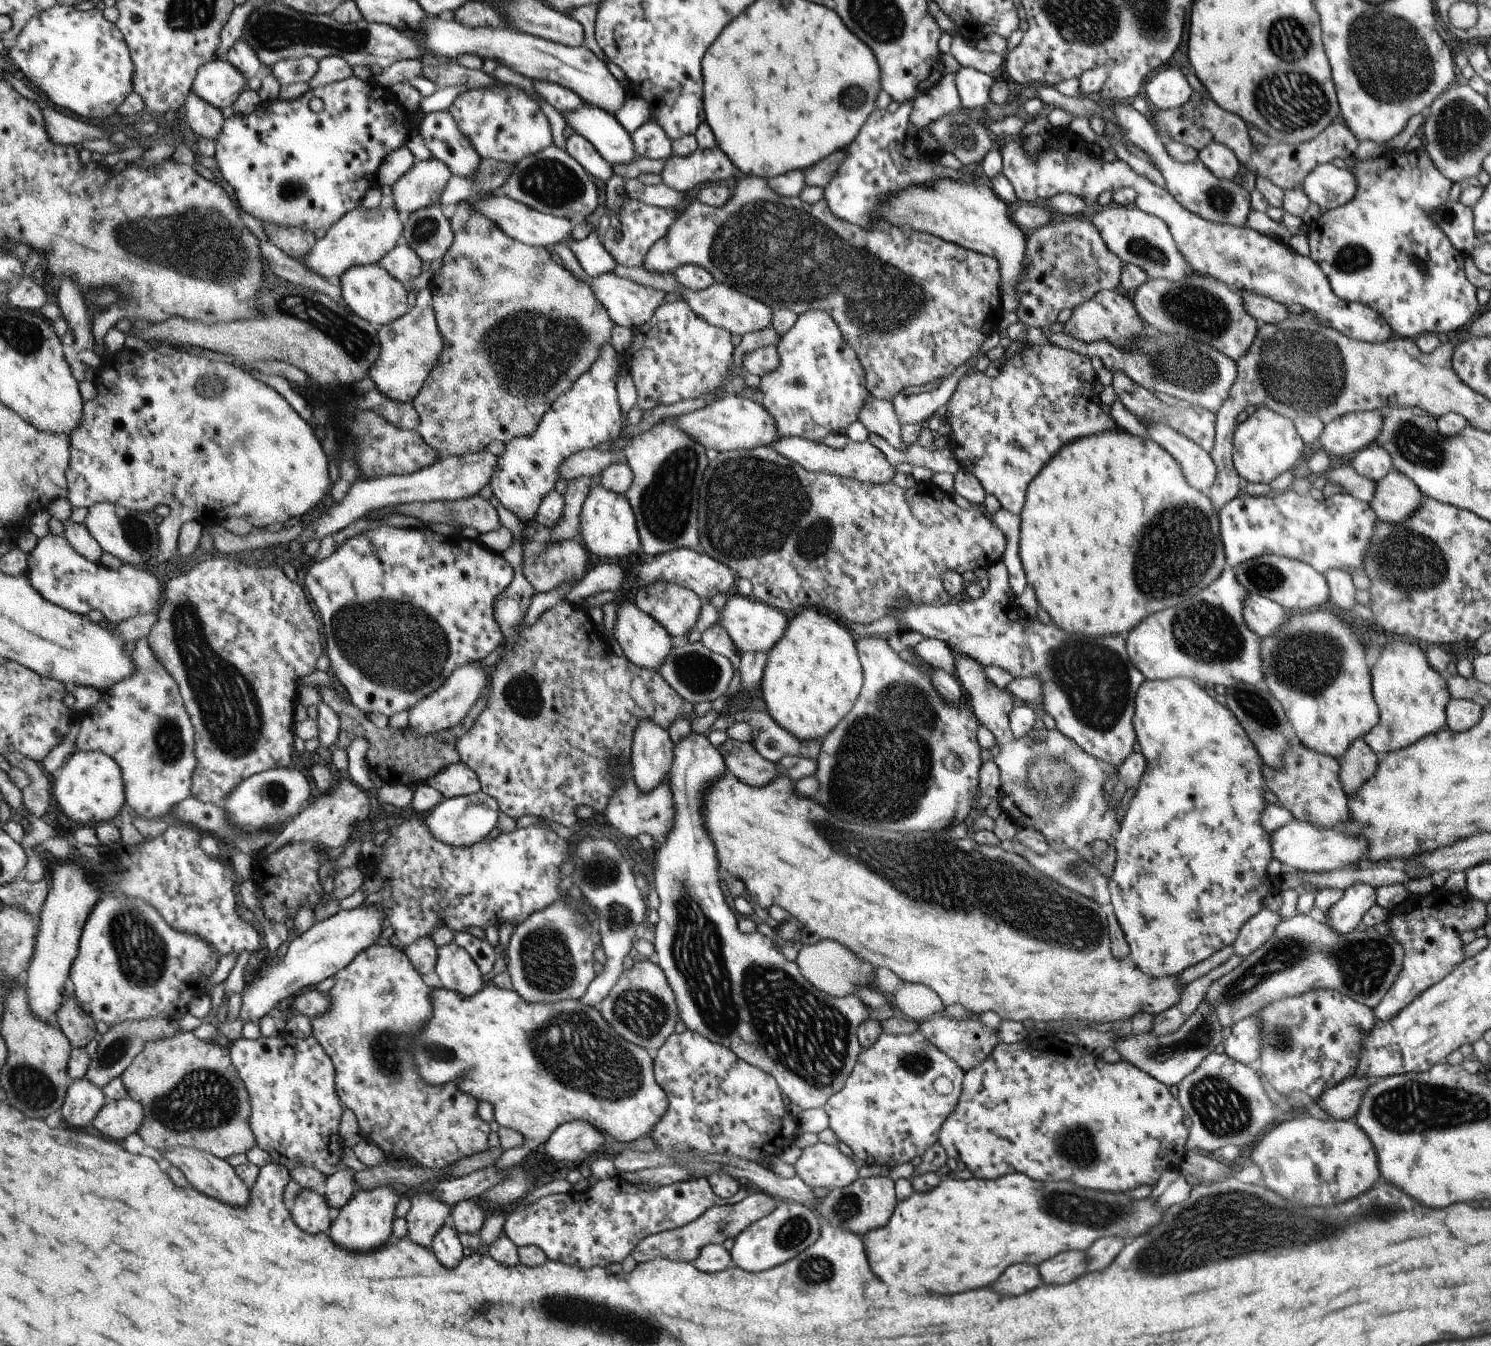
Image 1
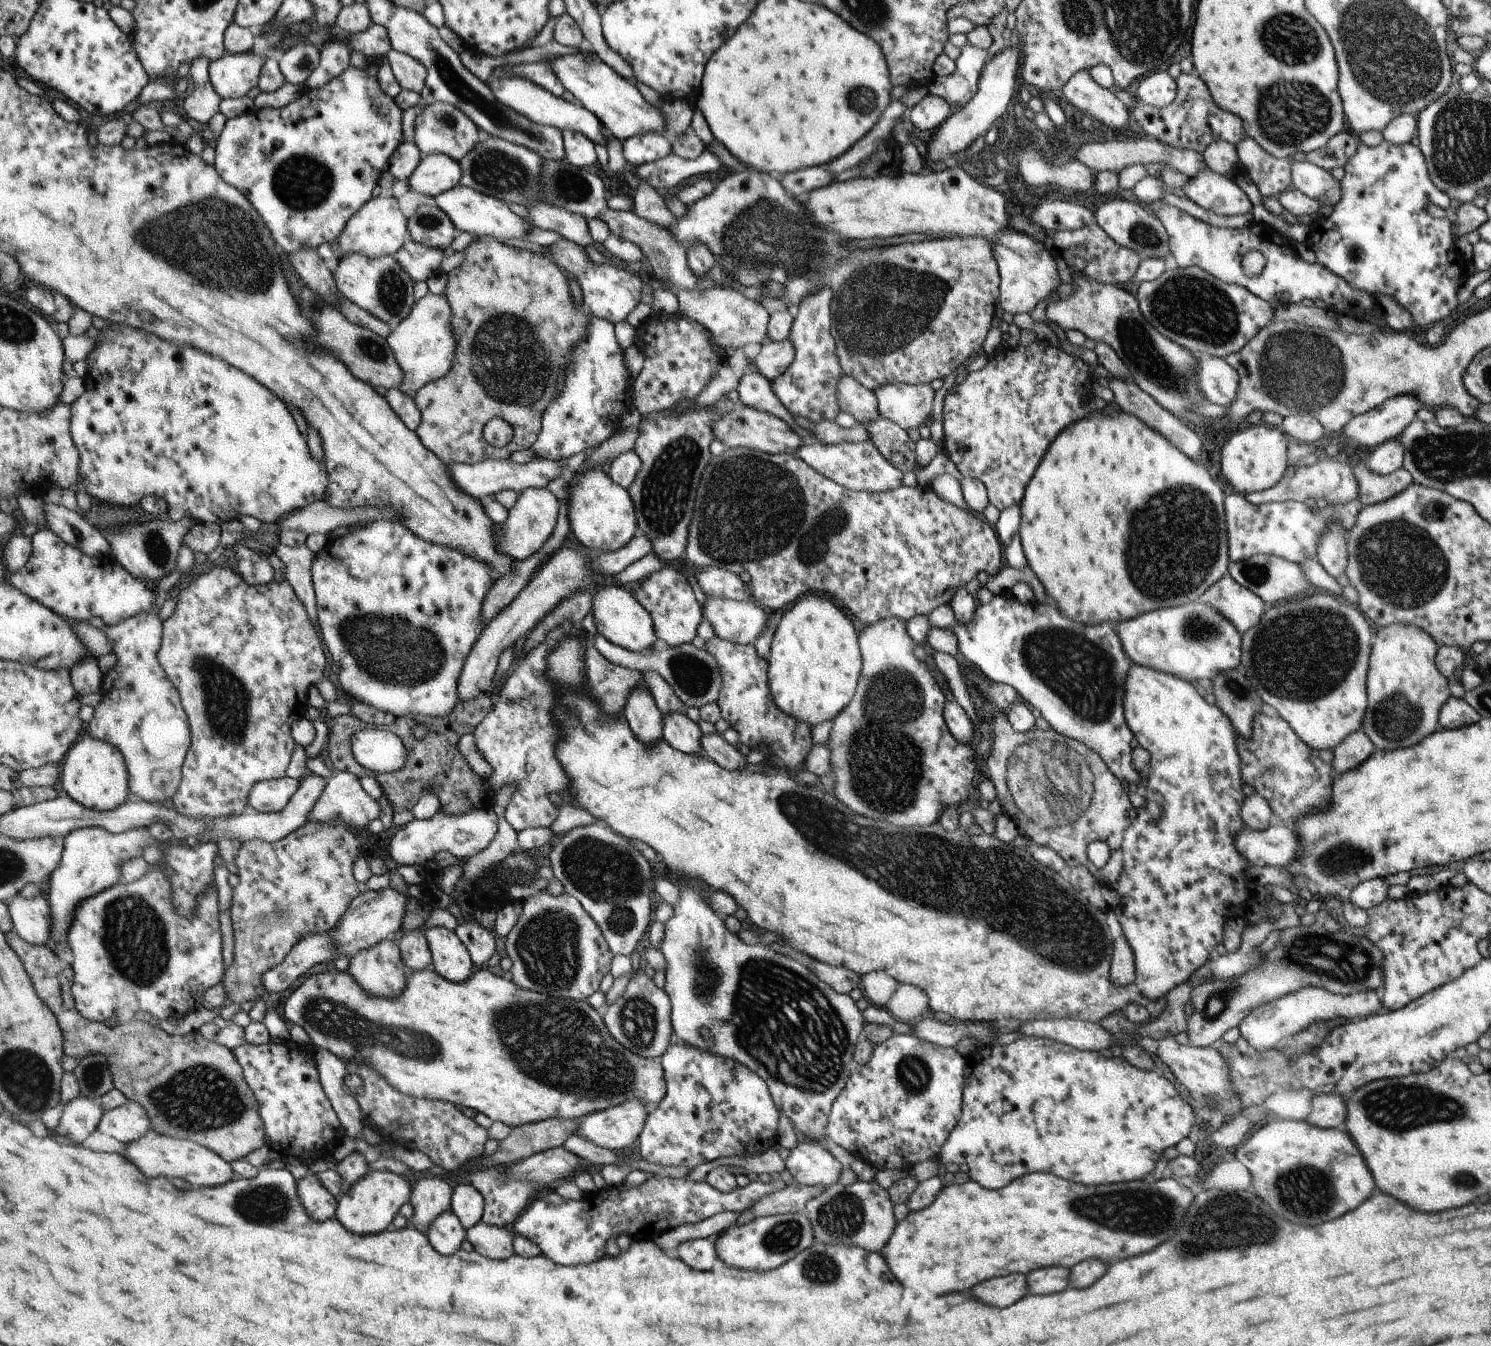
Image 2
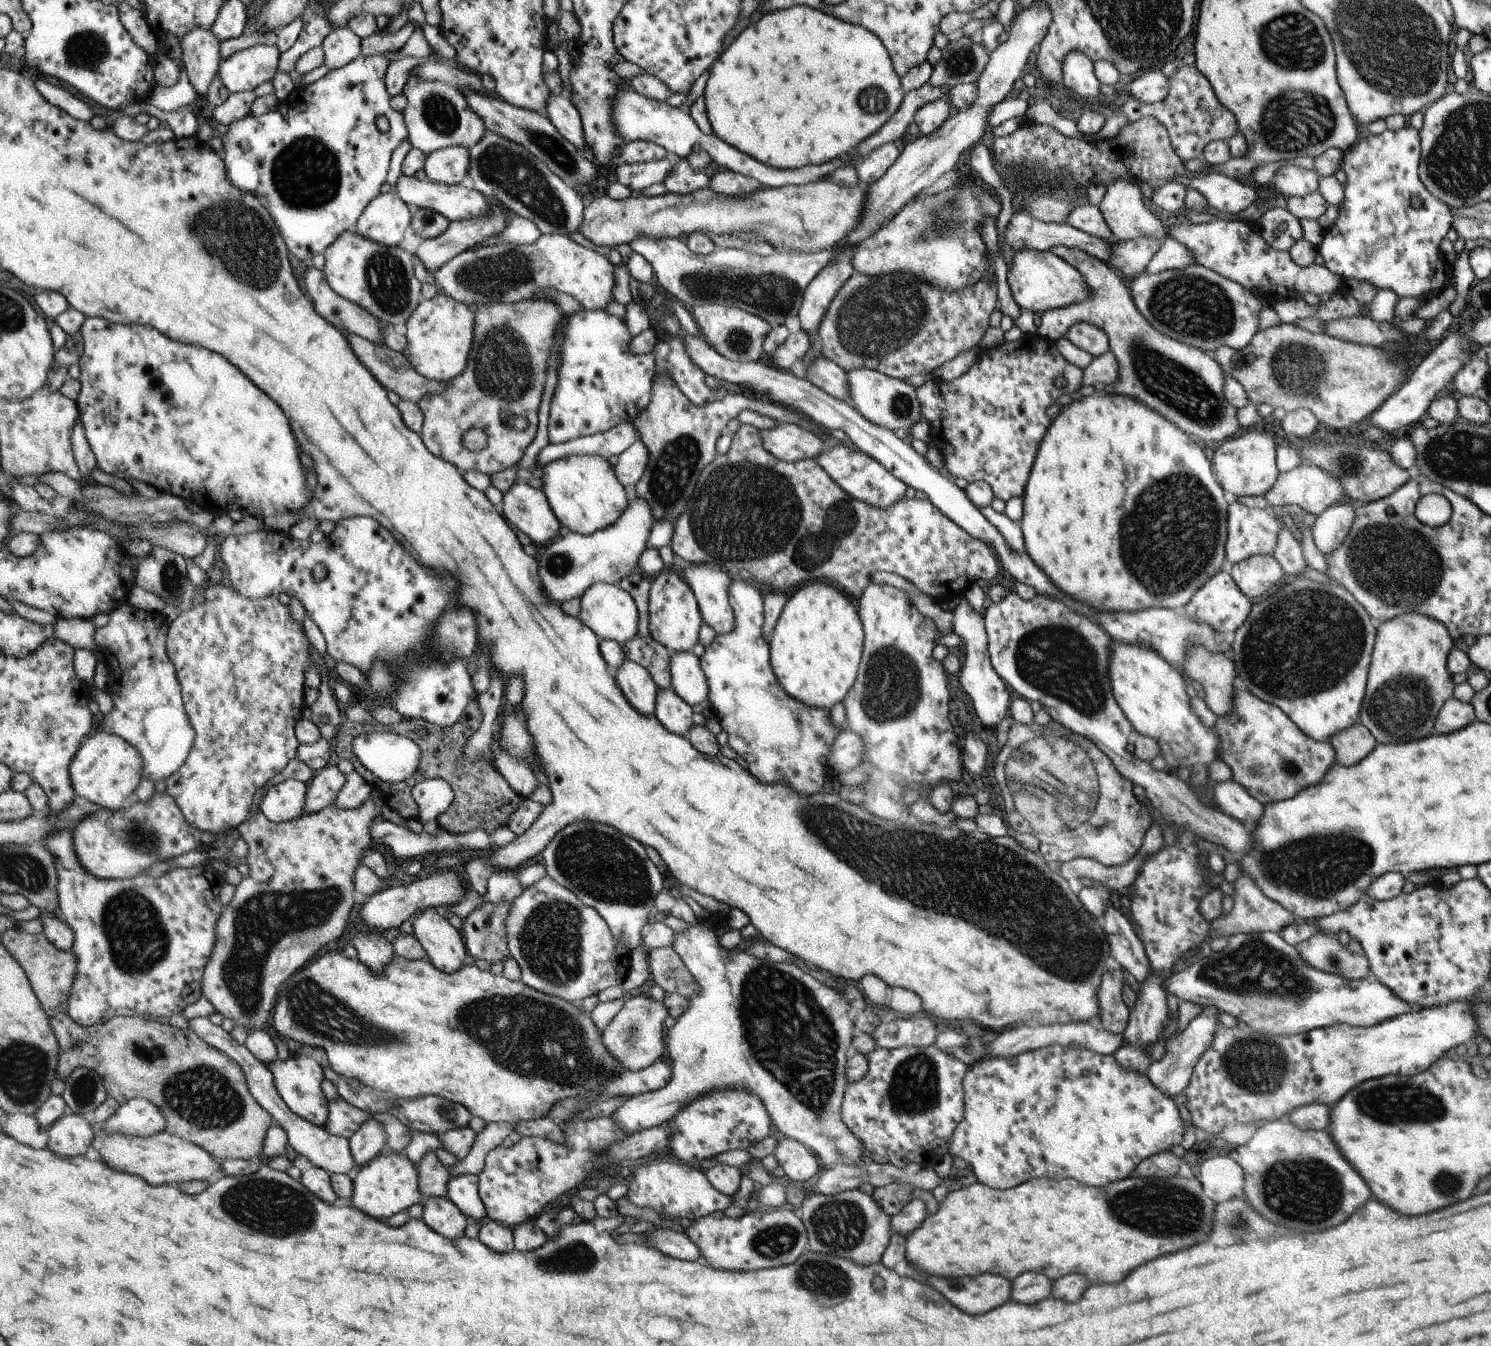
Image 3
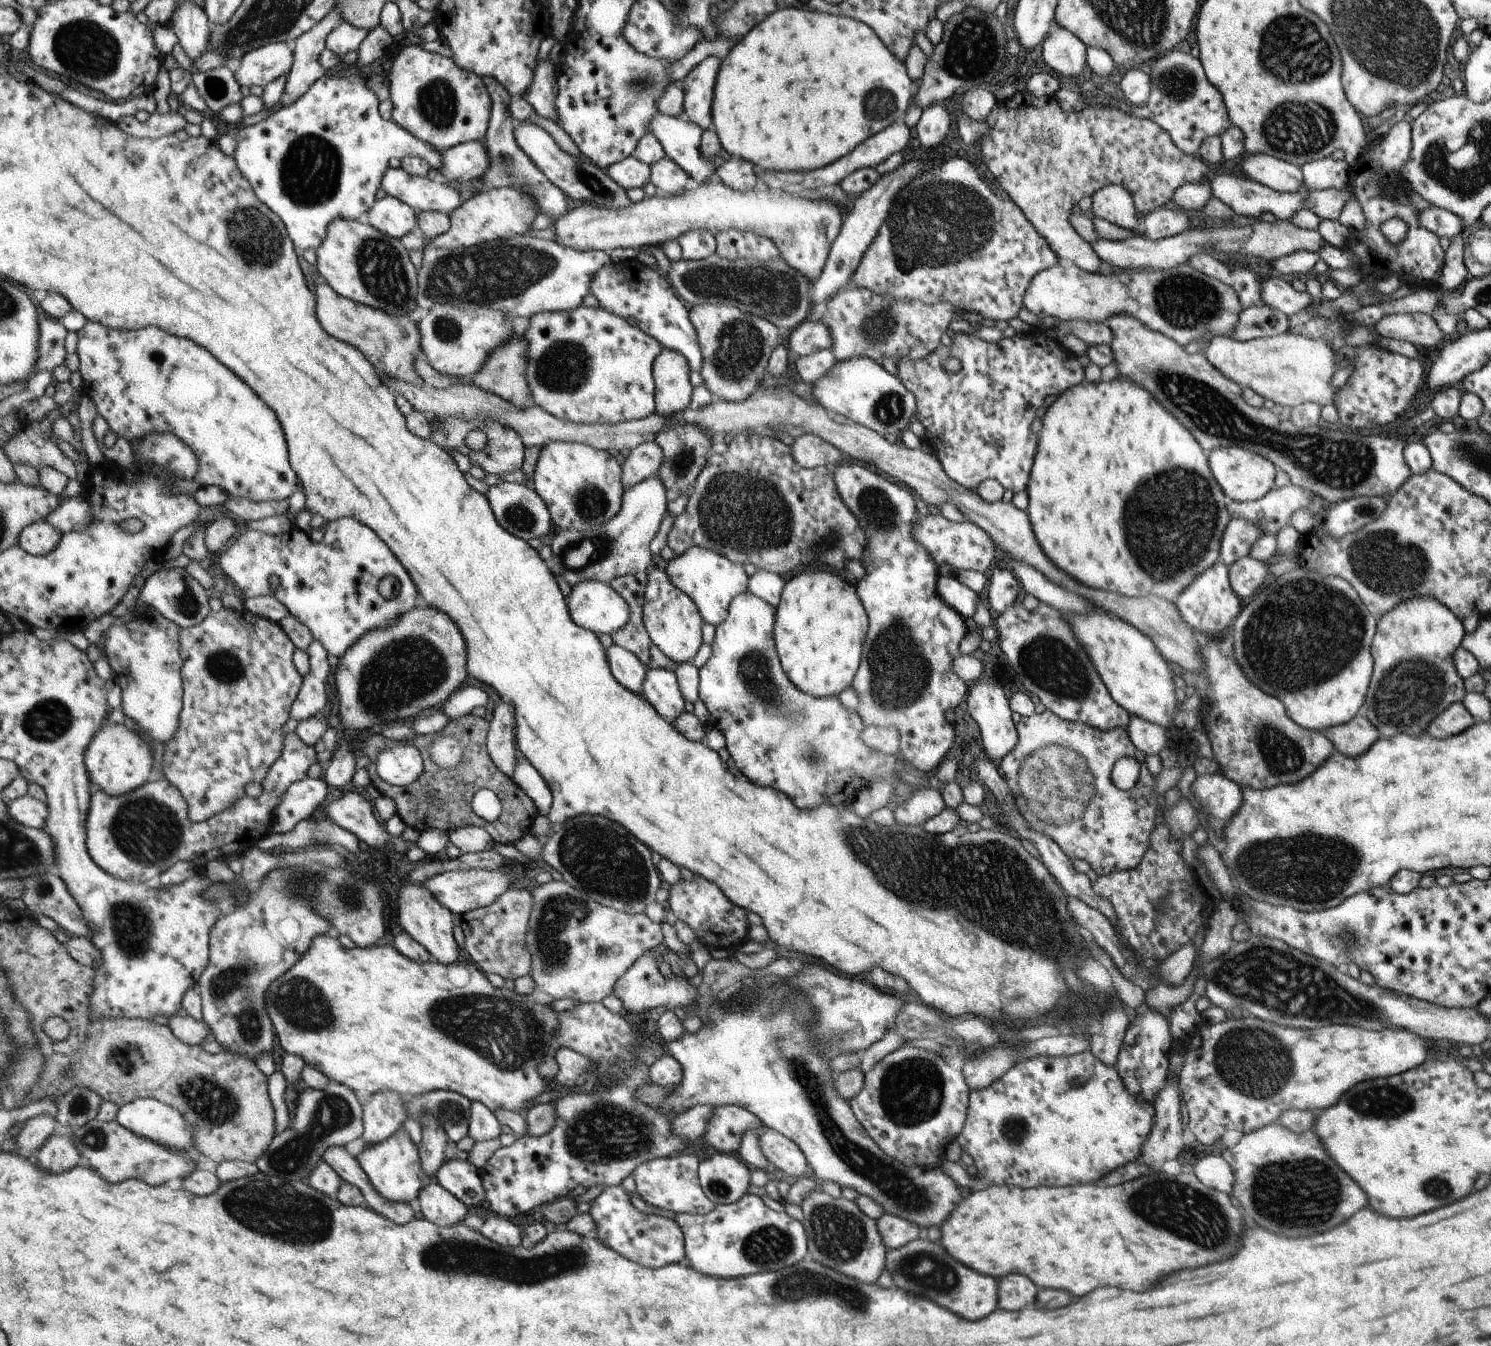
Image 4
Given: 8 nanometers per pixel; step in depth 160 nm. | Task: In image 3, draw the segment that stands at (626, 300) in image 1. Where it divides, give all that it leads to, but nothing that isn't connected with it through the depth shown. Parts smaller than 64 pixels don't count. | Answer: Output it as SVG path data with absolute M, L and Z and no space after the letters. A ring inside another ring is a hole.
M541 234L532 244L494 241L480 244L446 264L432 276L439 291L476 311L480 304L516 304L522 301L544 300L554 303L562 315L581 311L604 310L613 301L614 268L608 256L572 241L568 235Z

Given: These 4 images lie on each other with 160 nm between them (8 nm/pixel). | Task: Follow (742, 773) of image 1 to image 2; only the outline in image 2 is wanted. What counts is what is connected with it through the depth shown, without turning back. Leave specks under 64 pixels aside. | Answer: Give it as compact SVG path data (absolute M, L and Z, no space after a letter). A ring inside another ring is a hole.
M719 733L703 735L702 750L707 759L716 762L721 768L729 769L730 772L741 772L749 764L745 750L741 746L729 744Z

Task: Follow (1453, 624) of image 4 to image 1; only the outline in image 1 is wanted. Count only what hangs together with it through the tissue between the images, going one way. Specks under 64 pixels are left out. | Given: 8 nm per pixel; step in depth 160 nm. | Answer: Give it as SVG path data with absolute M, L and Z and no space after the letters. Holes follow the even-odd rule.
M1394 640L1384 645L1371 670L1372 694L1379 708L1379 719L1364 736L1368 746L1379 756L1409 747L1425 736L1447 728L1446 707L1451 699L1446 676L1435 671L1428 662L1425 646Z

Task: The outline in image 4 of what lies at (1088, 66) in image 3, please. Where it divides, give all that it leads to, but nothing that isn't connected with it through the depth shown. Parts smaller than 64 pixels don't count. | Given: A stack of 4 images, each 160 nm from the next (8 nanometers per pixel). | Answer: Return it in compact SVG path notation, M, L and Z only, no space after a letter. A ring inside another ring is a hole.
M1060 25L1043 40L1044 62L1062 76L1080 76L1087 65L1086 45L1072 32Z

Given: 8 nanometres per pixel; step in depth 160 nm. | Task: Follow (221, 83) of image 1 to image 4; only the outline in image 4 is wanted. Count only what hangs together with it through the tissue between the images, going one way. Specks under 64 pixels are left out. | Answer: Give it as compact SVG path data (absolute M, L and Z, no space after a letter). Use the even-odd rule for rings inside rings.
M289 42L270 43L250 51L242 58L236 80L240 86L262 86L288 76L293 68L295 48Z

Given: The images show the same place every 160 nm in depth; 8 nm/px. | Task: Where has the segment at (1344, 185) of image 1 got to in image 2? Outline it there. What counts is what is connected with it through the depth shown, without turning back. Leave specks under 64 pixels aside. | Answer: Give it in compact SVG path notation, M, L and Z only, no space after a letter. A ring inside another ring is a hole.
M1295 161L1291 174L1291 185L1305 196L1316 200L1320 206L1334 207L1340 202L1340 181L1332 176L1330 170L1319 168L1310 162Z

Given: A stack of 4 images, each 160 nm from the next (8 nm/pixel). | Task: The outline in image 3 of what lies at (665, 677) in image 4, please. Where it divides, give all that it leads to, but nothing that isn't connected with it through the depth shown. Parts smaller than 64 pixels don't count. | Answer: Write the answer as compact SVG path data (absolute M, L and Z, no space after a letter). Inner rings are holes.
M670 687L658 688L654 712L670 732L686 737L692 722L692 707Z

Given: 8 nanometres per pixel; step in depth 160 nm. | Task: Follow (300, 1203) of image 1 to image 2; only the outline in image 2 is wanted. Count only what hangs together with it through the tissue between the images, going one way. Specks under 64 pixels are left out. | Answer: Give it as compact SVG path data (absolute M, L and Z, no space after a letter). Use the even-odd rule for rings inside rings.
M309 1171L297 1182L299 1196L311 1217L323 1221L336 1216L336 1197L323 1185L316 1173Z

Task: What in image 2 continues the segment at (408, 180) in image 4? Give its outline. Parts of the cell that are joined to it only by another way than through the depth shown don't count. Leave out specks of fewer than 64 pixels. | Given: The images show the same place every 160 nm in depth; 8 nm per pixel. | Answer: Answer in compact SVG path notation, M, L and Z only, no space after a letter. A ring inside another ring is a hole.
M457 185L452 190L438 194L434 200L436 201L435 206L438 206L453 221L458 232L467 232L477 236L494 236L506 242L513 238L526 240L528 230L536 228L527 217L518 216L514 210L510 210L510 205L505 201L476 192L472 188Z

